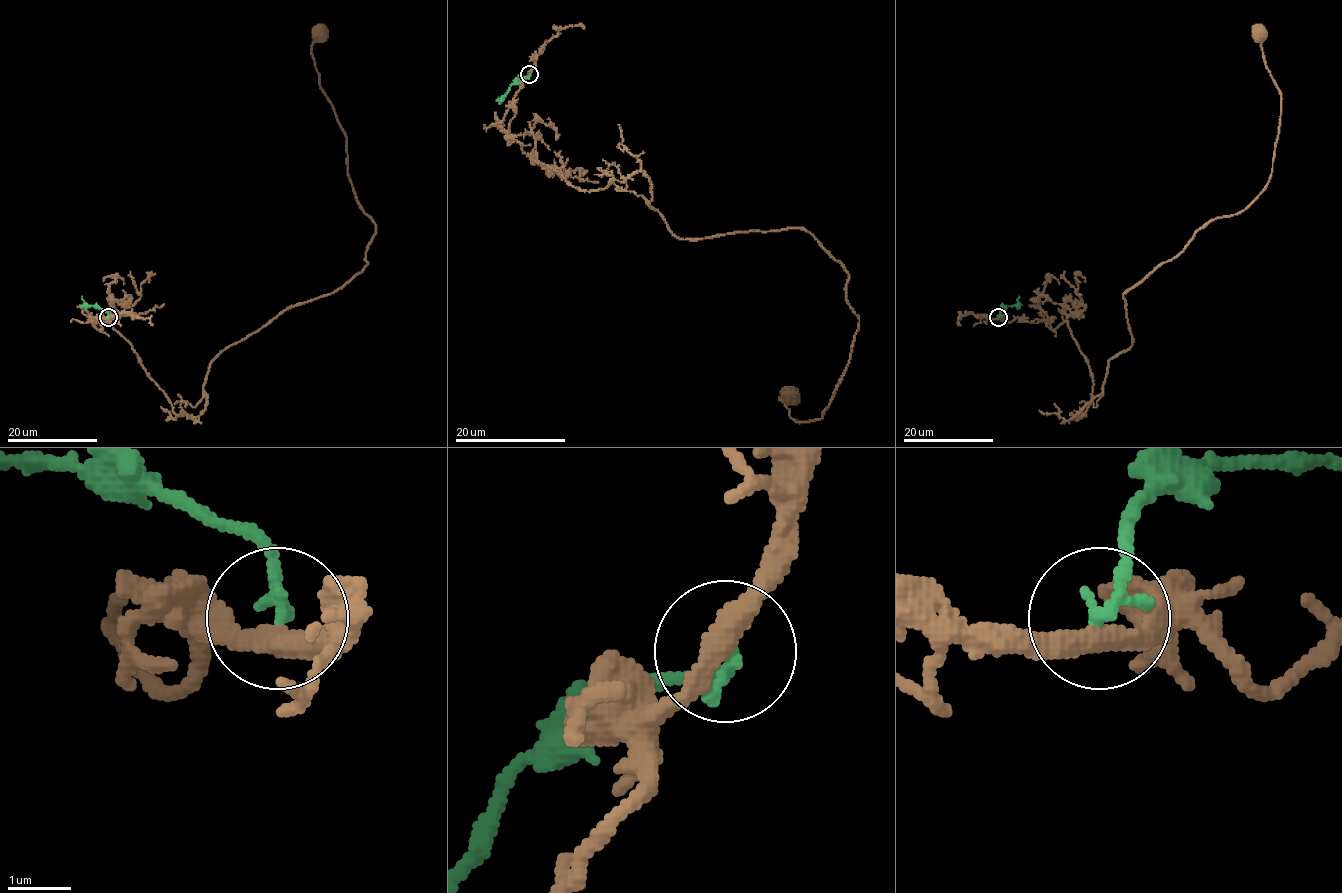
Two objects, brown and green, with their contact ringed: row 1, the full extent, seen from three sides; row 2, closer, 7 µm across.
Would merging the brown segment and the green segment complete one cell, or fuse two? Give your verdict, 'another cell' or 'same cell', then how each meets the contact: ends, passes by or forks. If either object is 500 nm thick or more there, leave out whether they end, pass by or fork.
another cell; brown passes by; green ends

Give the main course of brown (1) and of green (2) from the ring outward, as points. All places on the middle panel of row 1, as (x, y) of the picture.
1: (529, 74), (508, 133), (576, 188), (640, 172), (677, 237), (802, 228), (848, 274), (834, 396), (791, 393)
2: (529, 74), (518, 79), (497, 99)

